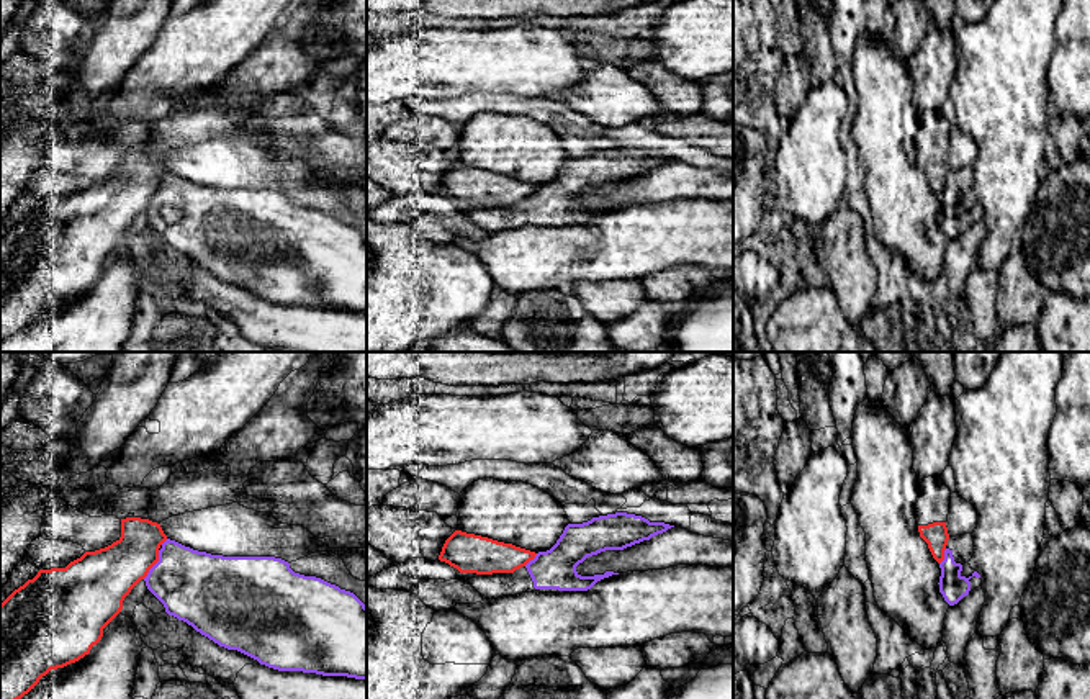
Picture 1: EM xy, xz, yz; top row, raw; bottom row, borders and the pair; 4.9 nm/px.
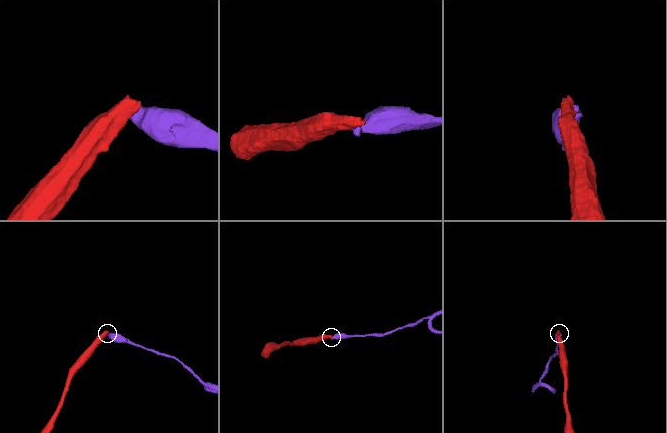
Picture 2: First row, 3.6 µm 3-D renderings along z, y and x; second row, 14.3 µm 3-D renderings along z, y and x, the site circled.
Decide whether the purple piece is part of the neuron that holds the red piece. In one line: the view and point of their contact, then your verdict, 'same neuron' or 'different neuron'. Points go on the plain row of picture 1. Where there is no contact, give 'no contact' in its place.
xy (154, 197) | different neuron

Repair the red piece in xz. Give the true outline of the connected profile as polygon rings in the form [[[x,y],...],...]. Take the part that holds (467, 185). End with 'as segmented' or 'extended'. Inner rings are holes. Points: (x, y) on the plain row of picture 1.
[[[455,164],[444,177],[440,195],[460,206],[514,206],[535,192],[535,185],[488,170]]] | as segmented

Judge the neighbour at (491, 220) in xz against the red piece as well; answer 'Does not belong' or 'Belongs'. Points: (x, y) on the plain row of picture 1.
Does not belong

